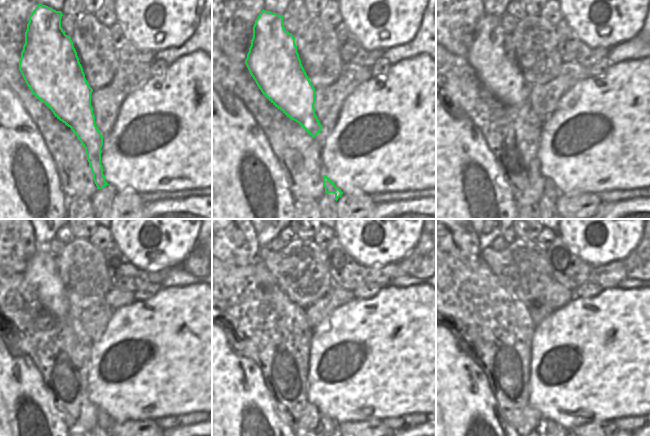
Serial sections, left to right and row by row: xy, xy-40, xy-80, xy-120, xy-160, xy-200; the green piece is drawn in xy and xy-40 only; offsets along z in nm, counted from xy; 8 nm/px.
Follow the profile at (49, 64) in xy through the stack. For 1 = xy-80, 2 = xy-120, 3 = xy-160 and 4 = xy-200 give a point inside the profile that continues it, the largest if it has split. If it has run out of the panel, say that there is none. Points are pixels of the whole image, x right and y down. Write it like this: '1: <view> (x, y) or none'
1: xy-80 (489, 55)
2: xy-120 (41, 273)
3: xy-160 (325, 422)
4: xy-200 (546, 422)

